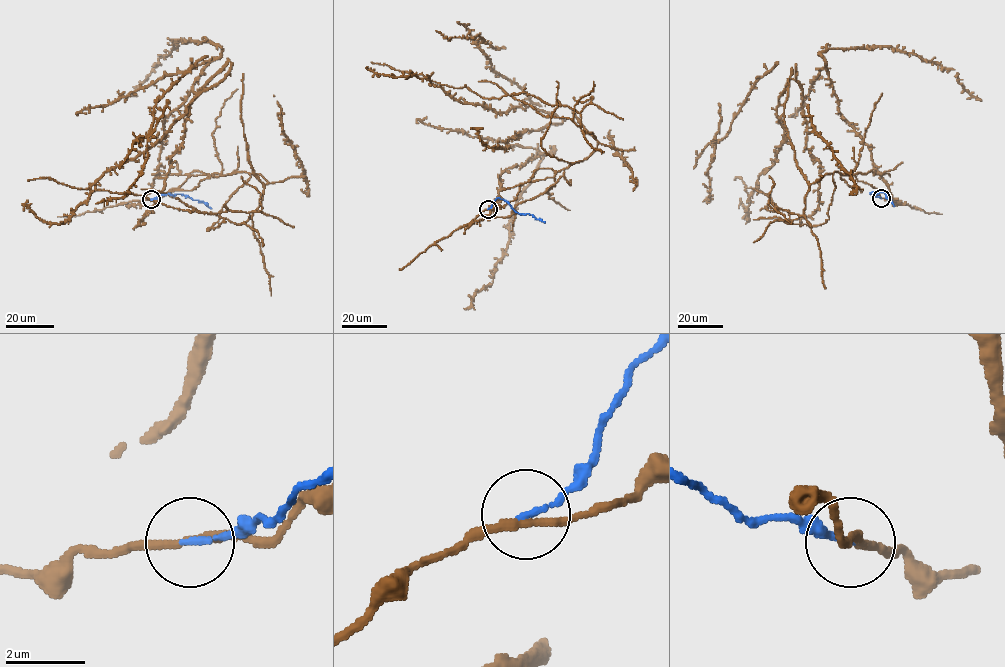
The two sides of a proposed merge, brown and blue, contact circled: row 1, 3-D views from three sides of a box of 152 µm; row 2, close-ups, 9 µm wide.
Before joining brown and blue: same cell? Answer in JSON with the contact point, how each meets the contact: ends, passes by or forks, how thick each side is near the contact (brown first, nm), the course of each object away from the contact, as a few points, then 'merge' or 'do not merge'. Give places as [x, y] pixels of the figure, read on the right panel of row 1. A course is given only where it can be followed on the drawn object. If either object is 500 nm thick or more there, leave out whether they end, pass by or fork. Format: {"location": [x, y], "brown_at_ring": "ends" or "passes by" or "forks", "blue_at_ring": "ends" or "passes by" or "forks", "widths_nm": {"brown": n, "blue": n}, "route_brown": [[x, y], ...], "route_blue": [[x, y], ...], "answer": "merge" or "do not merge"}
{"location": [881, 198], "brown_at_ring": "passes by", "blue_at_ring": "ends", "widths_nm": {"brown": 200, "blue": 140}, "route_brown": [[881, 198], [836, 171], [804, 214], [764, 208], [792, 67], [820, 164], [800, 225]], "route_blue": [[881, 198], [870, 193], [885, 193], [886, 198], [894, 206]], "answer": "do not merge"}

